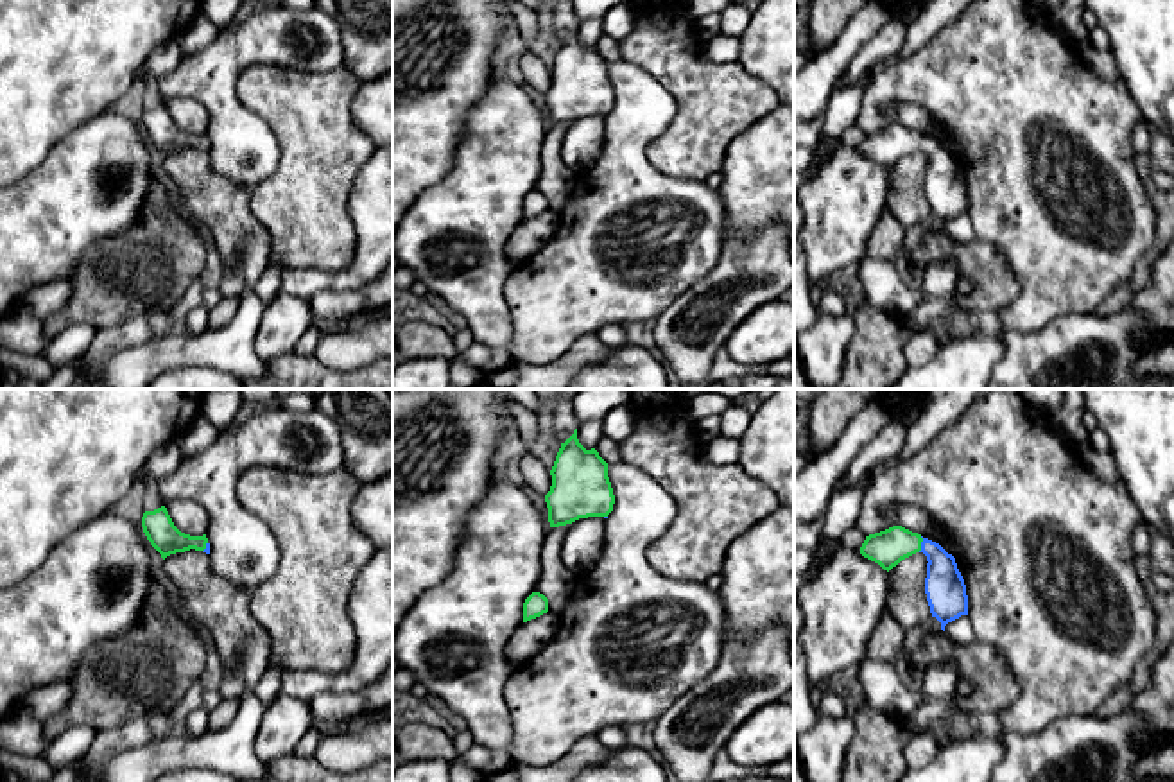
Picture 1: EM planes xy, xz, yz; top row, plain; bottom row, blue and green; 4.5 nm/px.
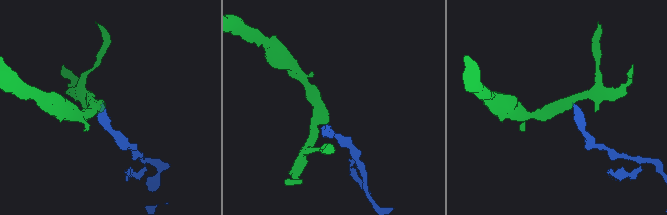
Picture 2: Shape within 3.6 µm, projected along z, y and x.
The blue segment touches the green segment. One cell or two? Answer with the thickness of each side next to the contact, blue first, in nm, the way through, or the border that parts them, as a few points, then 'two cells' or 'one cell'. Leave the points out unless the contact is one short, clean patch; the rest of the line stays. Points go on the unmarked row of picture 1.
180/160 nm | across yz (945, 187), (941, 162), (922, 142), (893, 142), (888, 146) | one cell

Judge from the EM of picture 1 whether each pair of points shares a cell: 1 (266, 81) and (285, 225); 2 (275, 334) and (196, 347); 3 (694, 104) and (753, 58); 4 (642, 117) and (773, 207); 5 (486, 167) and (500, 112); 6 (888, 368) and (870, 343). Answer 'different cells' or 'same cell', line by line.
1: same cell
2: different cells
3: different cells
4: different cells
5: same cell
6: same cell

